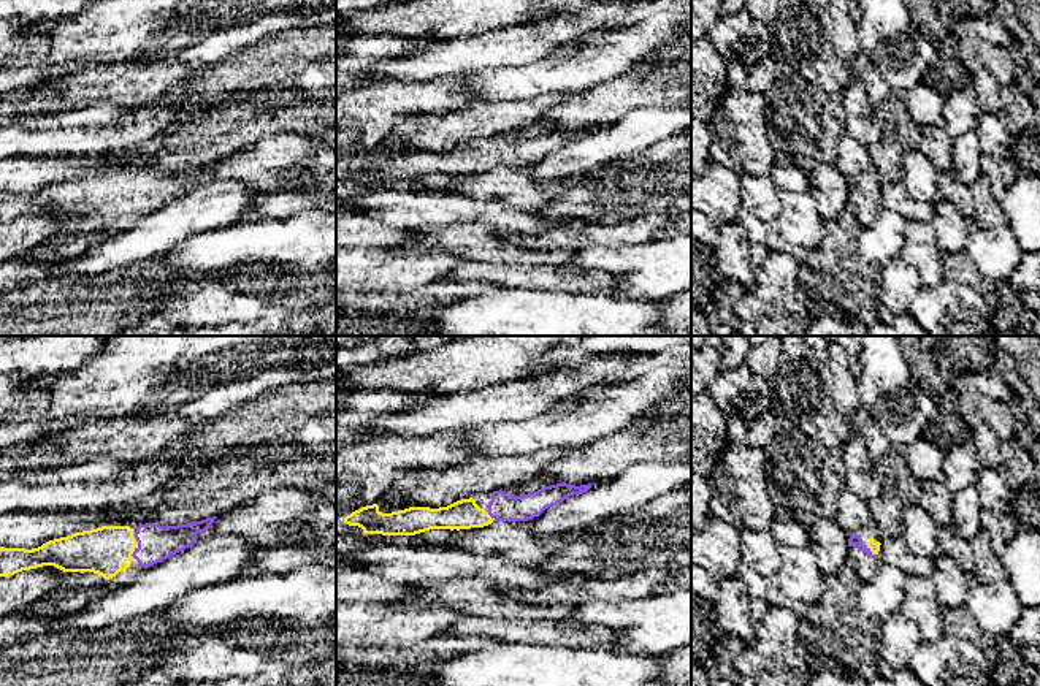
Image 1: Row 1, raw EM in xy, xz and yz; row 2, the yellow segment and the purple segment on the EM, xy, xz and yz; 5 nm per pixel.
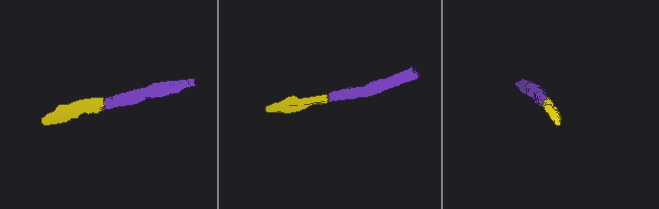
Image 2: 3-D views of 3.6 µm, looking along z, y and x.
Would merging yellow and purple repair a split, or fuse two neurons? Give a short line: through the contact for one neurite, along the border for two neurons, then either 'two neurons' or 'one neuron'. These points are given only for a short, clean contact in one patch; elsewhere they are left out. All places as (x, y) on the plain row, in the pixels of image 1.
line xy (105, 195), (133, 195), (148, 195), (156, 187); one neuron

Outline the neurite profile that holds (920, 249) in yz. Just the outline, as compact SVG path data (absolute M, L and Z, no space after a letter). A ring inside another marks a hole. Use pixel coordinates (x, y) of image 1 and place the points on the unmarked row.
M910 222L899 257L918 269L926 287L937 287L945 280L940 255L932 225Z

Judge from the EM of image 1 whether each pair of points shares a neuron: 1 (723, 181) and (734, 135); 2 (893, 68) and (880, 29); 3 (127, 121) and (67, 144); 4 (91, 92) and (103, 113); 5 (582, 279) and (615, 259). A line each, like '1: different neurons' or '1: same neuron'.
1: different neurons
2: same neuron
3: same neuron
4: different neurons
5: different neurons

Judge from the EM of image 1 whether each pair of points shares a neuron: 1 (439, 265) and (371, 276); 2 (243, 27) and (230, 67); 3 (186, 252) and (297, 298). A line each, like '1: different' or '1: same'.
1: same
2: different
3: same

